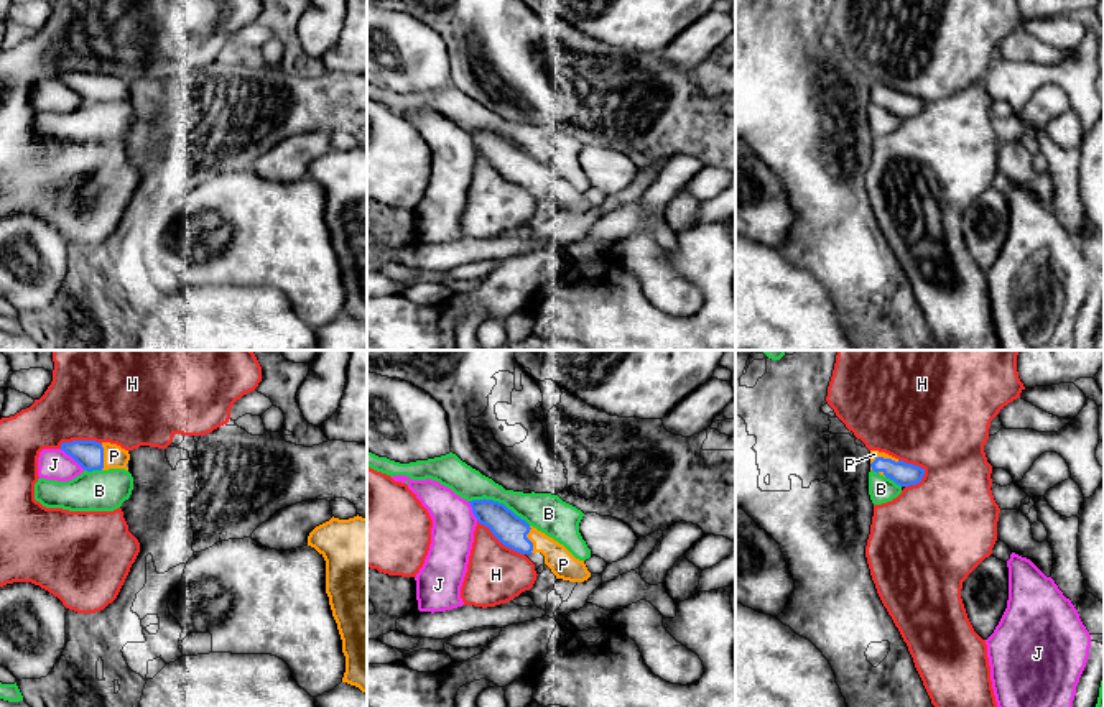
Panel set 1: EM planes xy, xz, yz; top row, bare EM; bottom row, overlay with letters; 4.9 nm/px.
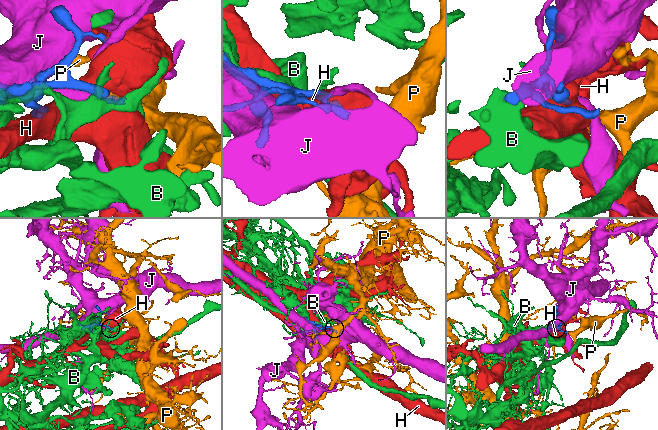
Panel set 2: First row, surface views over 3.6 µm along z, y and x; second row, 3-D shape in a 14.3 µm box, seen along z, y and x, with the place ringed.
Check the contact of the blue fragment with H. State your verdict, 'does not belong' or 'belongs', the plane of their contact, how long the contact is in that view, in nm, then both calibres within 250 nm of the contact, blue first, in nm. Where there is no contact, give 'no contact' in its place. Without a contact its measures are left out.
does not belong; meets blue in yz; contact 160 nm long; 120 nm thick on the blue side, 500 nm on the other

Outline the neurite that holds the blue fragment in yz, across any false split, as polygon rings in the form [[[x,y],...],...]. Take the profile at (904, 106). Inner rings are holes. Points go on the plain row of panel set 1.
[[[870,82],[870,102],[893,112],[900,118],[916,117],[925,107],[925,100],[879,82]]]

